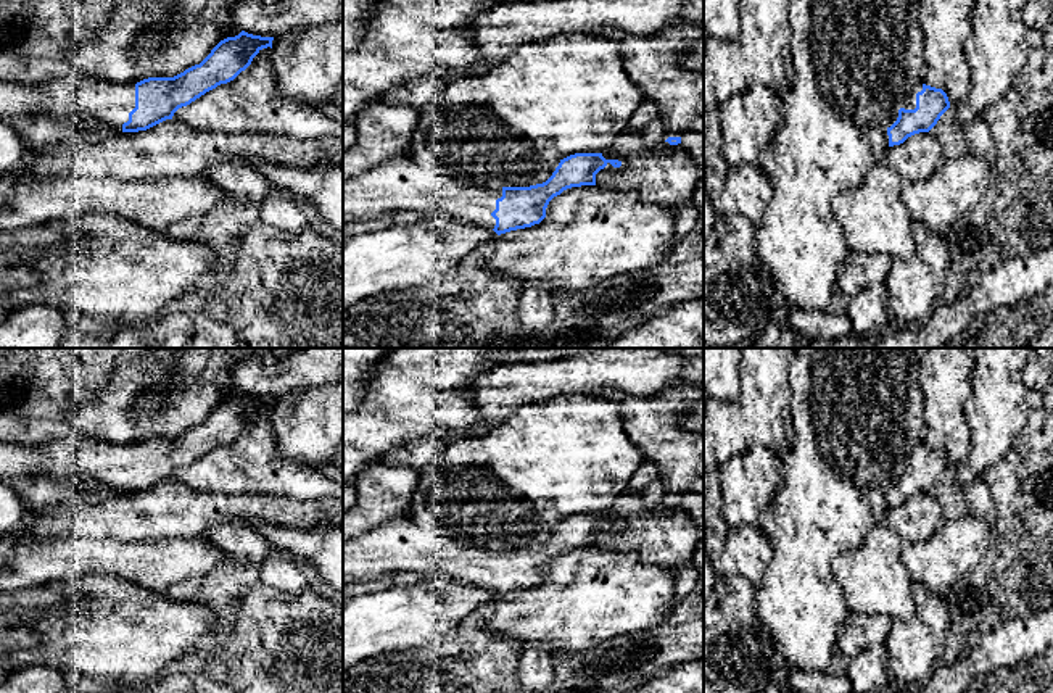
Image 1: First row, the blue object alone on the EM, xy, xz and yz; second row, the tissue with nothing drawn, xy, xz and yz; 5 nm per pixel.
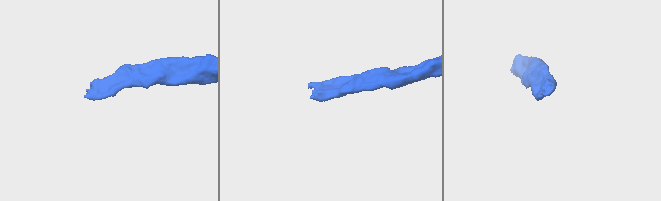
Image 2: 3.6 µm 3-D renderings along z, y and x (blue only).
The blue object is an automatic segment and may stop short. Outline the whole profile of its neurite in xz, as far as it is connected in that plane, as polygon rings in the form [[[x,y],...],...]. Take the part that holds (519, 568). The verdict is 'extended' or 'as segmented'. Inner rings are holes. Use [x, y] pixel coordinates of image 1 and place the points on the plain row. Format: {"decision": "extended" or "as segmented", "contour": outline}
{"decision": "extended", "contour": [[[406,514],[343,542],[343,582],[369,582],[393,572],[441,572],[501,596],[539,585],[554,558],[572,548],[596,546],[596,535],[609,524],[621,527],[602,514],[575,514],[560,521],[543,545],[499,548],[465,546]]]}

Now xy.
{"decision": "extended", "contour": [[[242,392],[221,401],[200,424],[174,438],[118,445],[69,432],[40,446],[0,443],[0,480],[84,474],[114,493],[147,492],[221,445],[233,442],[274,398]]]}

